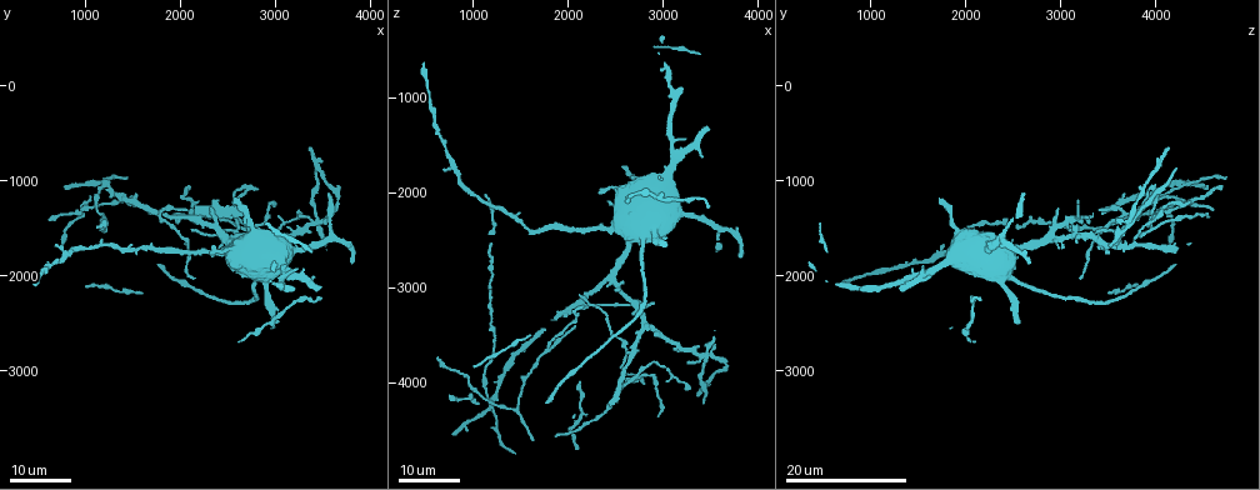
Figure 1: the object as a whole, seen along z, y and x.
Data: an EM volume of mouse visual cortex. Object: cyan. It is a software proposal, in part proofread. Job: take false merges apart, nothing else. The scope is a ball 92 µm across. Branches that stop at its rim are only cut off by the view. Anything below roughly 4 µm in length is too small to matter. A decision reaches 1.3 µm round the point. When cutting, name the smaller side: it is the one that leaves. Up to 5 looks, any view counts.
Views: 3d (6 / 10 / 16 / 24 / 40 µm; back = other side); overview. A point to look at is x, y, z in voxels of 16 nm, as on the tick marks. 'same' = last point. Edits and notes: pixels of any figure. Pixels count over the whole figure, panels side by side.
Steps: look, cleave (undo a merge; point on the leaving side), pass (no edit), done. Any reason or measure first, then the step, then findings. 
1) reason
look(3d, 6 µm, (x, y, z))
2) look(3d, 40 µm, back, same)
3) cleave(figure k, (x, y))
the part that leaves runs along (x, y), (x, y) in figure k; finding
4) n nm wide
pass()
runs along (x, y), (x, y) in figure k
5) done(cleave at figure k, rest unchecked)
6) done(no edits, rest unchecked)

four arms meet
look(3d, 16 µm, (1020, 1280, 4080))

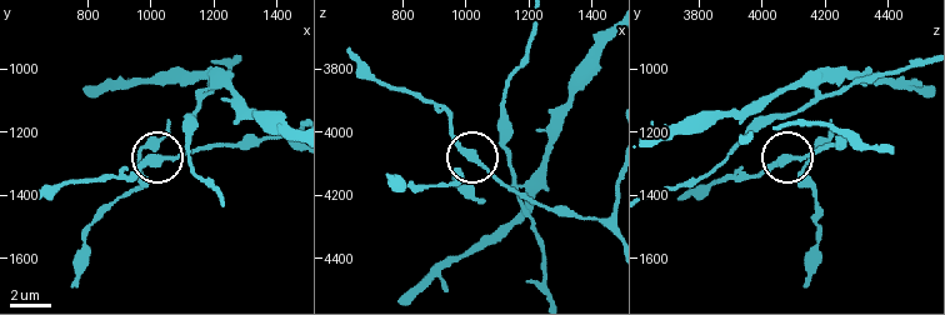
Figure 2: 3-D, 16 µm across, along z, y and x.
look(3d, 10 µm, (1010, 1290, 4070))

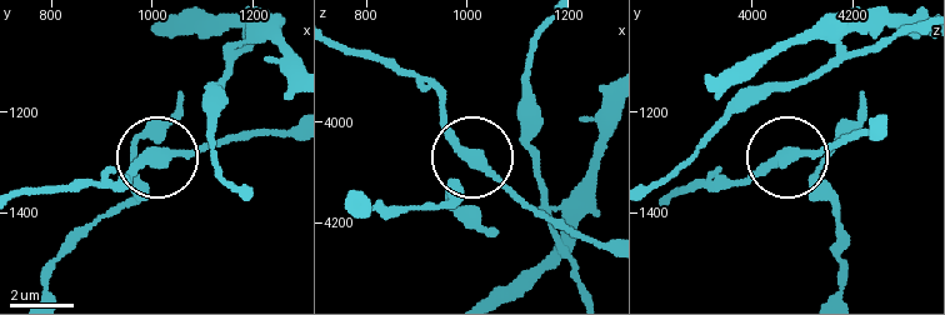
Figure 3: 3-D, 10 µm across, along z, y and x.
pass()
runs along (290, 130), (161, 151), (124, 203) in figure 3; continuous, no second cell

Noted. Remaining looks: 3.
side arm on a straight run
look(3d, 24 µm, (1780, 1340, 3680))

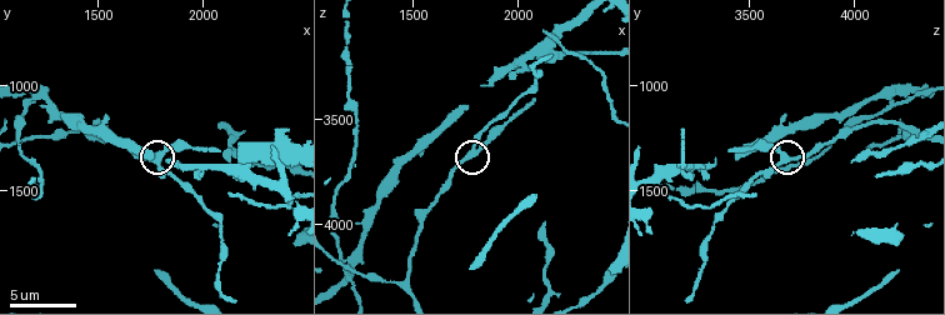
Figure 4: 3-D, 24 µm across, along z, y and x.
look(3d, 10 µm, (1760, 1330, 3660))

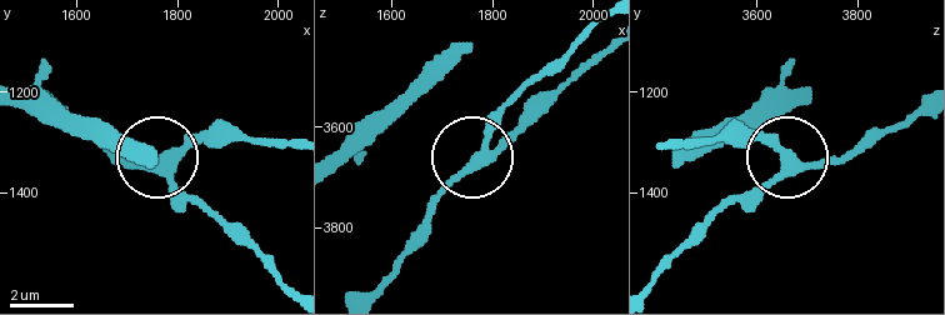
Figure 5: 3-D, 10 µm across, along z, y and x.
side arm 6 µm; 3 arms
pass()
all the same cell

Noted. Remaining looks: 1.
look(3d, 16 µm, (1420, 1210, 4270))

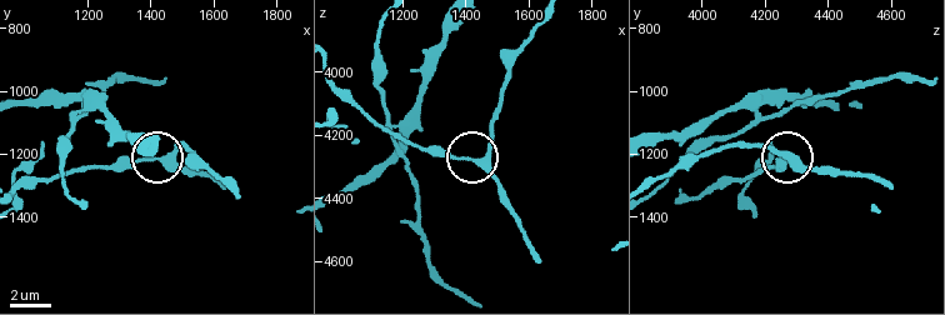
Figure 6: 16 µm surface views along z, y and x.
270 nm wide
pass()
continuous, no second cell

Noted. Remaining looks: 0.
done(no edits, rest unchecked)

